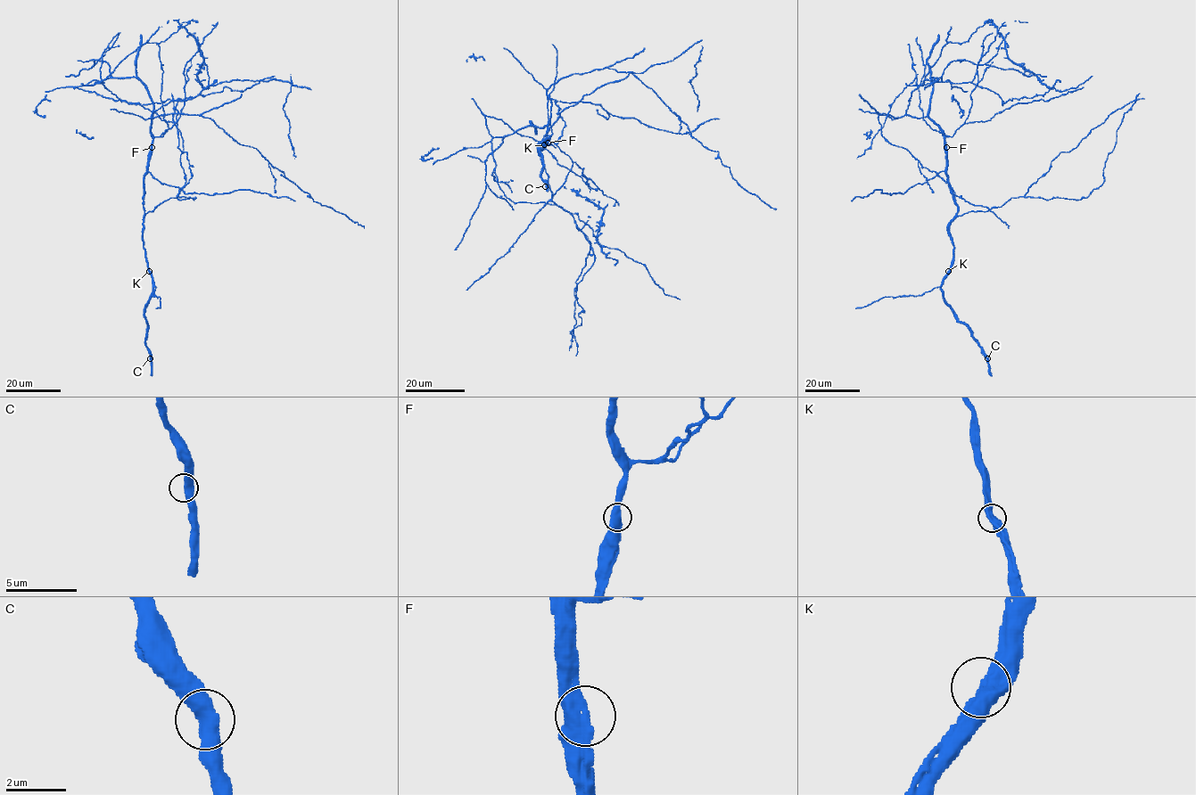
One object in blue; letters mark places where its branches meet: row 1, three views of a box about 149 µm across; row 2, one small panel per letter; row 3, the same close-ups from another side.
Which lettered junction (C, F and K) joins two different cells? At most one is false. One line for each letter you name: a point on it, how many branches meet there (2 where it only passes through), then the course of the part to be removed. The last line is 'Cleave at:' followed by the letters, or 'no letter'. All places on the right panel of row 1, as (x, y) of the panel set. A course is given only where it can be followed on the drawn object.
Cleave at: no letter

